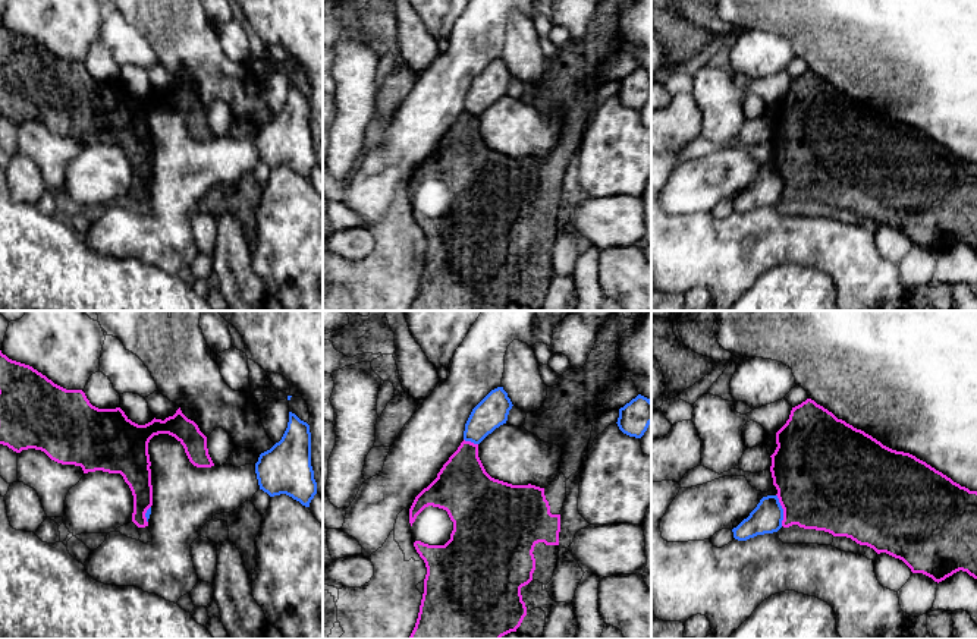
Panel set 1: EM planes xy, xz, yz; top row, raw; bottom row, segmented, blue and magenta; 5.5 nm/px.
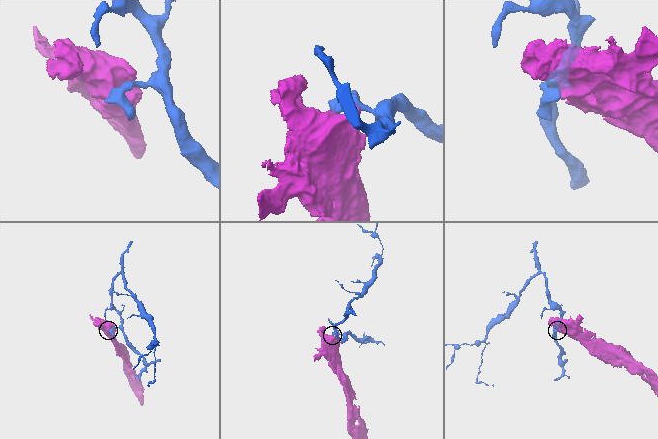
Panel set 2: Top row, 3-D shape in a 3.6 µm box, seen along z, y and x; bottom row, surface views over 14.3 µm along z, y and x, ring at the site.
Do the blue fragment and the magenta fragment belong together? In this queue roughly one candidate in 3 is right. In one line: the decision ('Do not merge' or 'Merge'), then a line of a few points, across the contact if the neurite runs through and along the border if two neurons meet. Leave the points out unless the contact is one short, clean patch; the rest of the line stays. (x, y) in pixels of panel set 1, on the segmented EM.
Do not merge. Line: yz (776, 494), (782, 509), (782, 525)

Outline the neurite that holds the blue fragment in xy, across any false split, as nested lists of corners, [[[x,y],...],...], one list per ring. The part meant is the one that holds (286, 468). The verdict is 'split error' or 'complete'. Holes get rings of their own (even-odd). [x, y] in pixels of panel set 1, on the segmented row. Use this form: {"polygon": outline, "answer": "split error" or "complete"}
{"polygon": [[[289,412],[288,428],[282,440],[260,454],[255,473],[260,490],[270,497],[286,494],[310,507],[317,494],[311,466],[310,425]]], "answer": "complete"}

